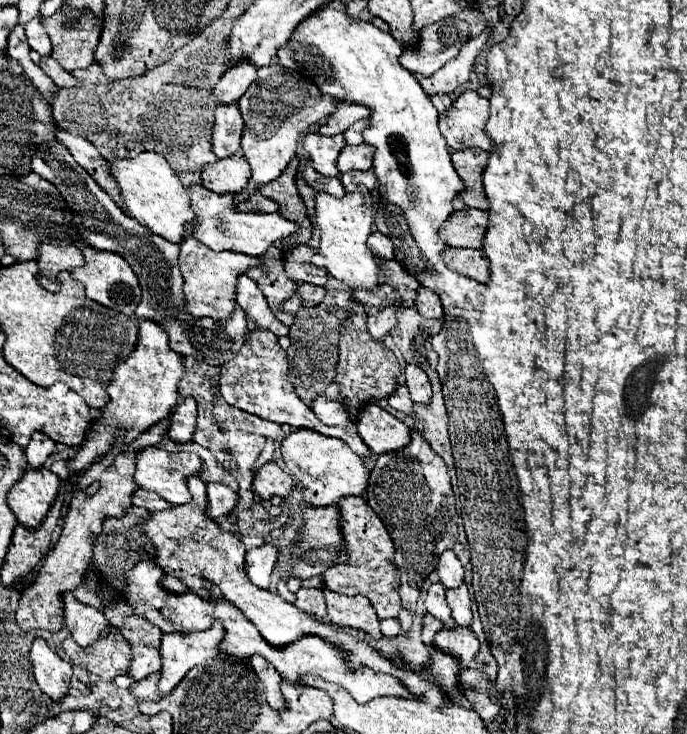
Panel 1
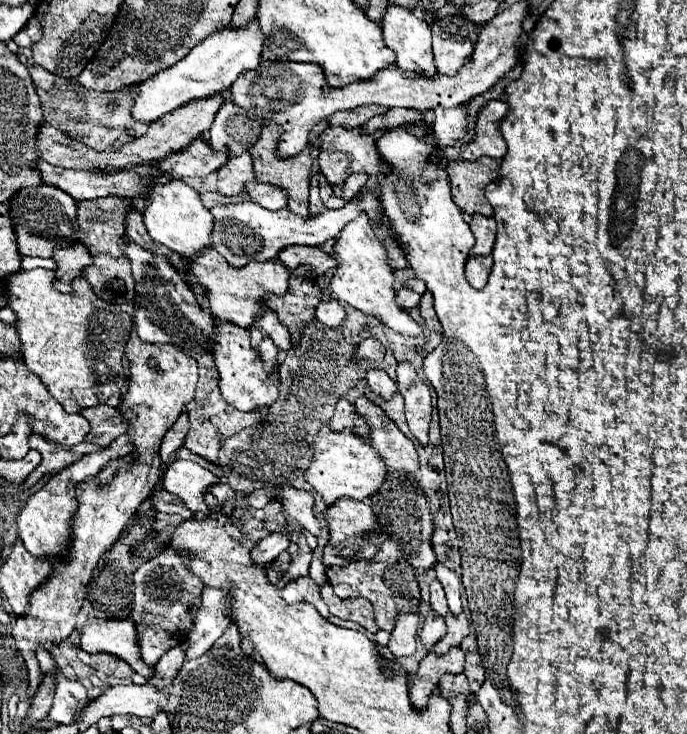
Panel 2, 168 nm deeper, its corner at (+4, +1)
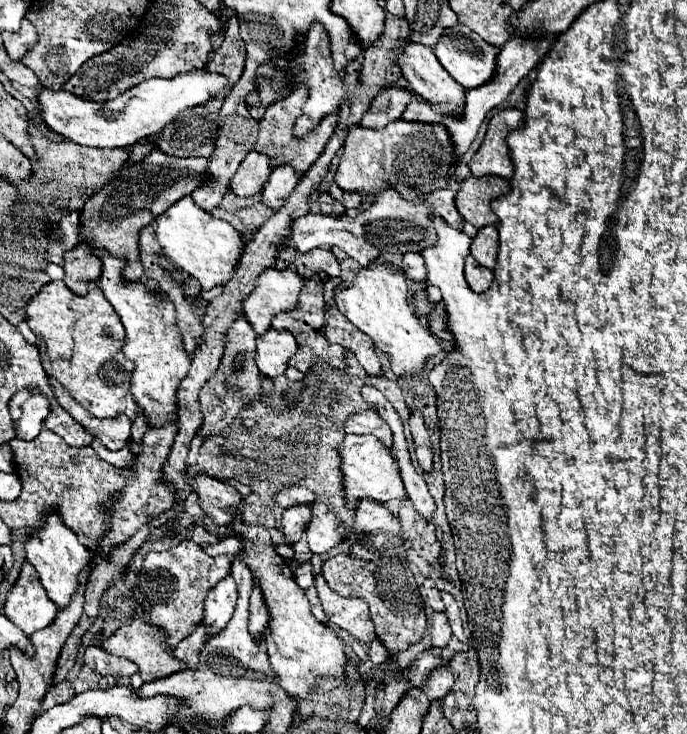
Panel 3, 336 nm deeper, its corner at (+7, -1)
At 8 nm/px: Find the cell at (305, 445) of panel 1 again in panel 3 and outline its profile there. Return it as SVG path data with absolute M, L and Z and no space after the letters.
M346 435L344 443L340 447L340 457L342 457L348 509L354 509L356 503L366 497L372 497L382 503L390 501L390 499L406 499L398 463L394 461L390 449L384 447L374 435Z

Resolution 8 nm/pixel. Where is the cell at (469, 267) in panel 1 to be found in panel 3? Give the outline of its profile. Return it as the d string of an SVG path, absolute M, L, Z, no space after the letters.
M472 255L466 257L466 267L464 267L464 273L466 273L466 281L470 285L472 291L476 293L482 293L486 289L490 289L492 281L494 281L494 273L492 269L486 269L486 267L480 267Z

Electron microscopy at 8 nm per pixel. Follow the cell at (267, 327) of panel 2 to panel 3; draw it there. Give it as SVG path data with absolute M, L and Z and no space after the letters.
M268 329L262 337L262 343L256 343L256 365L262 375L276 377L282 375L288 367L290 357L296 353L296 341L290 331Z

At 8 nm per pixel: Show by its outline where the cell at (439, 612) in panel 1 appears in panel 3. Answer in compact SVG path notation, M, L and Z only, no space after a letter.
M426 579L424 587L426 587L426 595L428 595L430 607L432 607L434 611L444 611L444 601L442 601L442 595L440 595L440 591L436 589L434 581L432 581L432 579Z

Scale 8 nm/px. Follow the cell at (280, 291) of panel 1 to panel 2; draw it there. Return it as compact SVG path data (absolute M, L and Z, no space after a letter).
M297 277L297 287L289 287L285 295L269 295L265 299L267 307L273 309L281 323L289 329L293 343L299 341L299 333L305 323L313 321L315 307L319 303L321 291L315 285L315 281L307 277Z

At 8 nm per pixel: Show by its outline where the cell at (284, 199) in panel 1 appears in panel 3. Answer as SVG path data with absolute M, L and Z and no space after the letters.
M298 83L298 87L288 95L284 97L282 101L270 105L270 109L266 109L264 113L264 119L260 121L260 131L258 131L258 141L256 141L256 151L258 153L264 153L270 157L270 163L276 167L276 165L282 165L282 163L290 163L294 169L298 171L308 171L310 165L318 159L318 155L322 155L328 139L332 137L334 129L336 129L336 123L338 123L338 111L326 115L310 133L302 135L302 137L296 137L292 131L294 131L294 123L296 119L302 115L302 105L306 103L308 99L308 89L304 83Z

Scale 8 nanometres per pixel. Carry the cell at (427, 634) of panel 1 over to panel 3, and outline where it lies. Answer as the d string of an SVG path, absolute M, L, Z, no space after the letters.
M434 613L434 629L432 629L432 645L434 647L446 647L452 637L448 619L444 613Z

